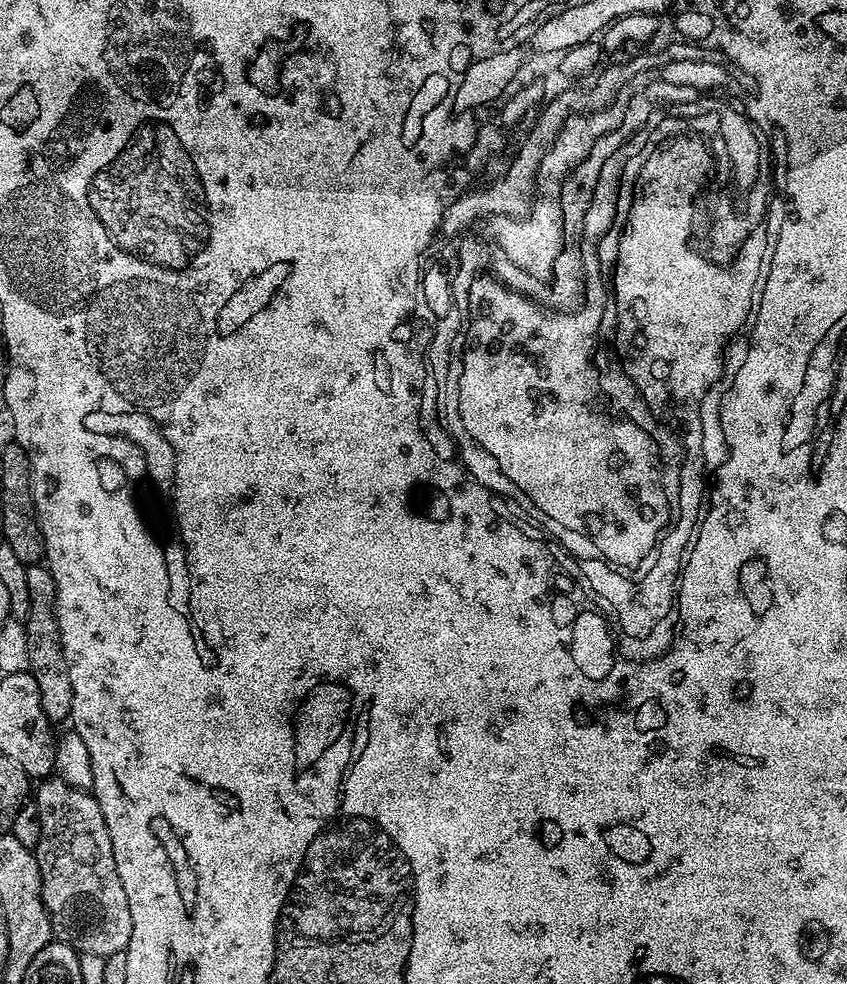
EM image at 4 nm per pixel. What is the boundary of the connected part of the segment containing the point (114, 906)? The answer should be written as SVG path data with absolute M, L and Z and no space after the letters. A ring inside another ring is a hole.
M44 778L39 781L40 789L35 789L34 807L36 815L40 818L40 843L36 852L36 861L40 867L40 877L42 878L42 898L44 905L48 911L48 917L52 923L53 937L61 944L69 944L75 948L77 952L83 954L89 952L95 956L109 956L110 954L118 954L127 949L130 942L130 930L132 923L130 922L130 902L126 902L126 890L122 890L122 878L118 878L118 866L114 862L114 850L110 842L110 834L106 830L106 822L102 818L102 810L98 806L95 795L91 791L82 788L73 788L67 780L63 778Z

